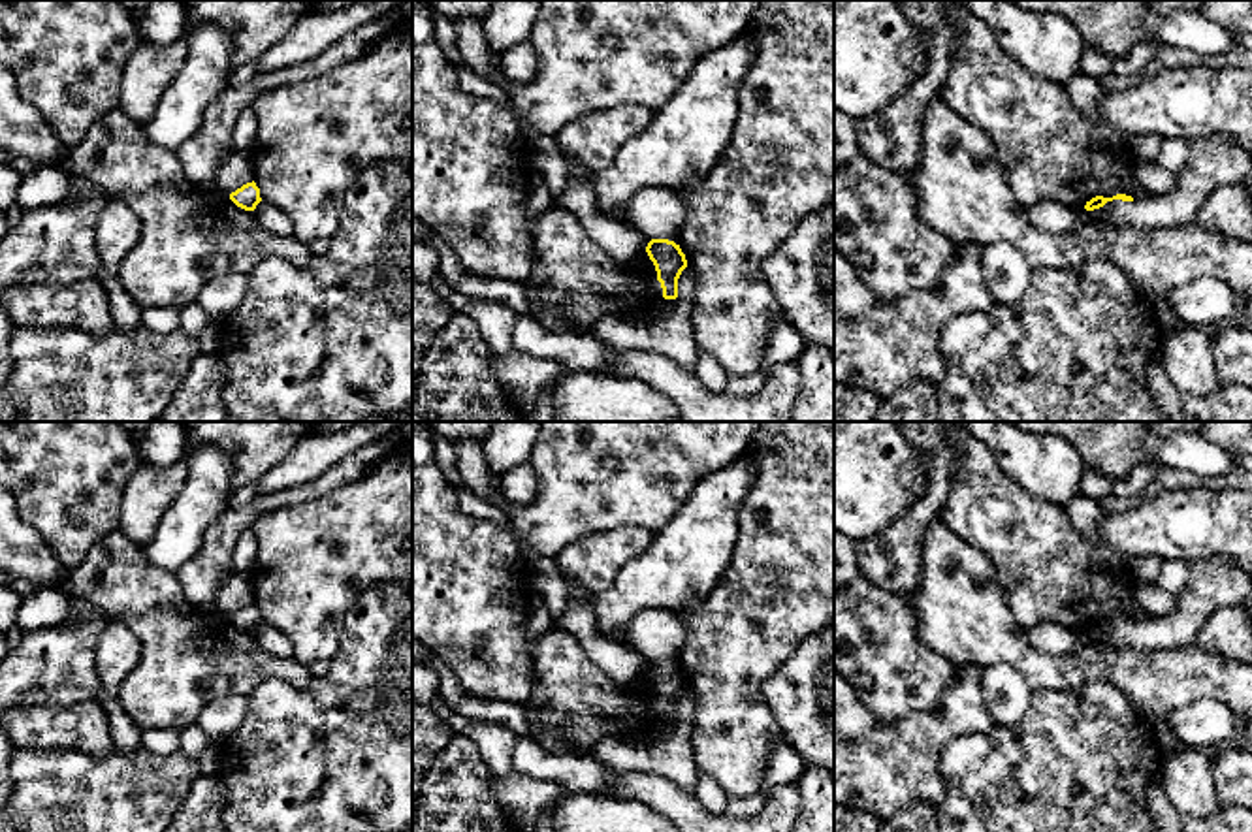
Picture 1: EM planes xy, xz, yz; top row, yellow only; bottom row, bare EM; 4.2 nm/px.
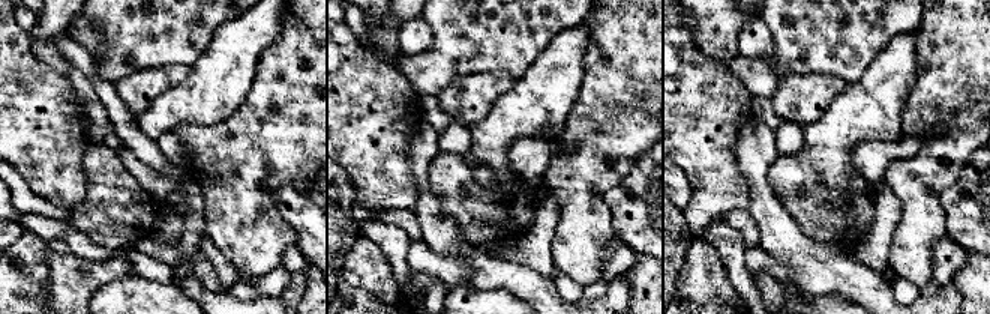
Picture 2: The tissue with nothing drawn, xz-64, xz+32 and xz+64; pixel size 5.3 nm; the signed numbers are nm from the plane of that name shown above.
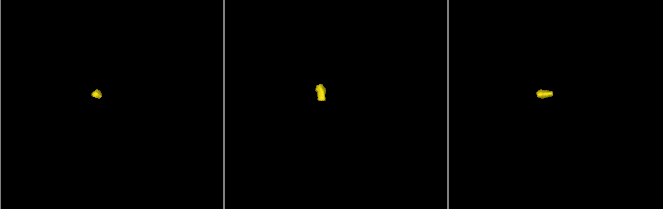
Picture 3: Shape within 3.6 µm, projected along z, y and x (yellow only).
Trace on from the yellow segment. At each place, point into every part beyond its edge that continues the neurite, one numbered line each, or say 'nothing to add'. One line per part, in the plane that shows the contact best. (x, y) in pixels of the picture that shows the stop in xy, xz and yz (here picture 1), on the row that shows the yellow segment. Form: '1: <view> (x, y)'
1: xz (659, 213)
2: xz (663, 307)

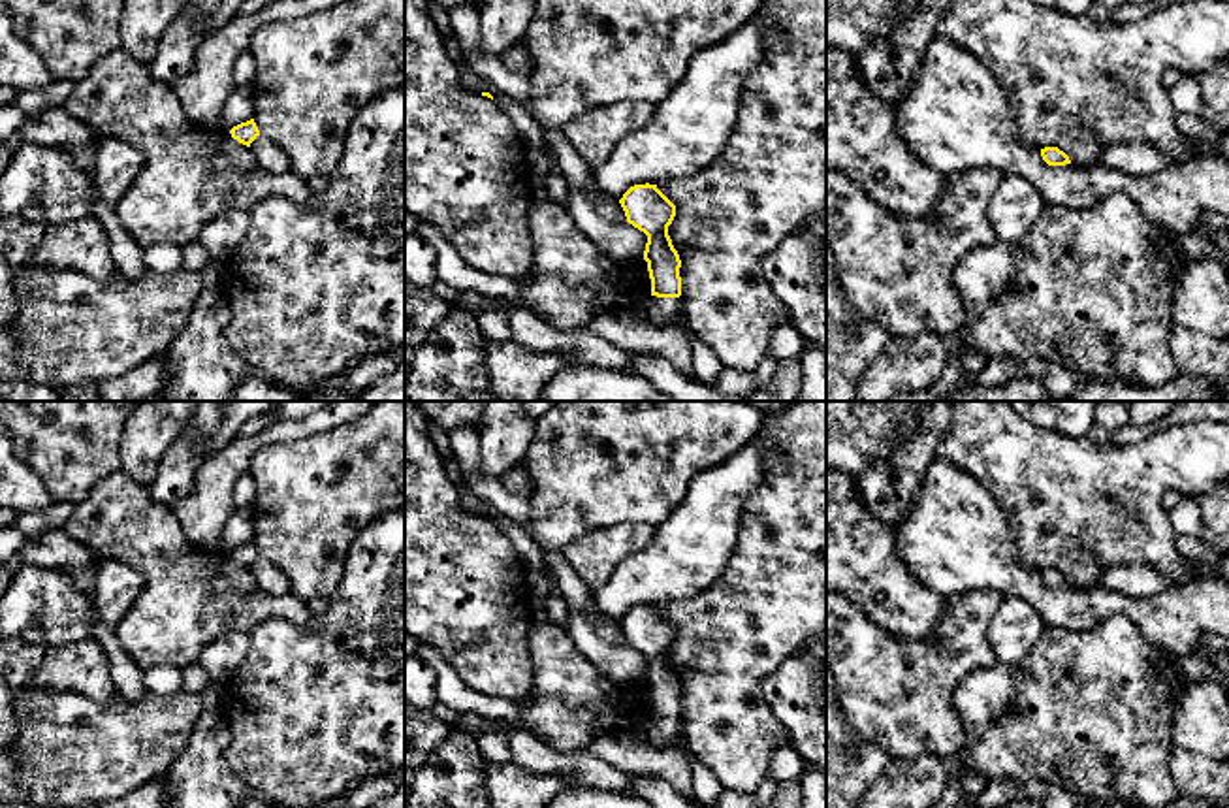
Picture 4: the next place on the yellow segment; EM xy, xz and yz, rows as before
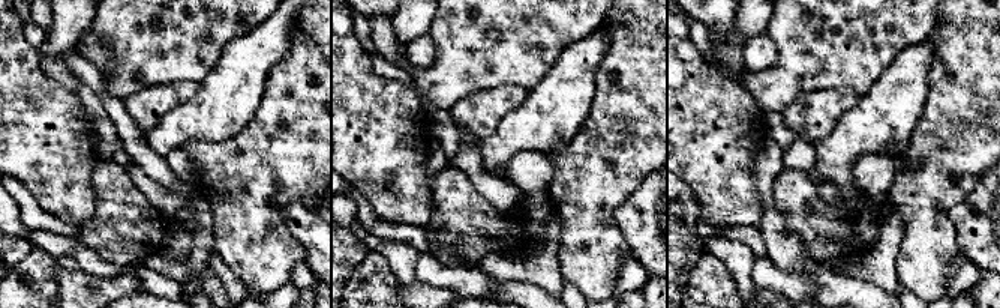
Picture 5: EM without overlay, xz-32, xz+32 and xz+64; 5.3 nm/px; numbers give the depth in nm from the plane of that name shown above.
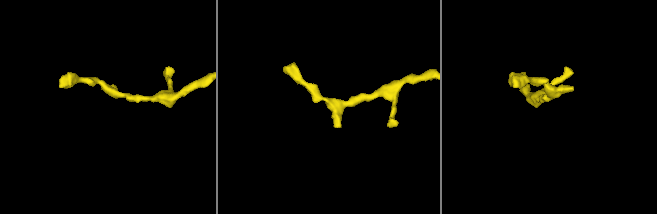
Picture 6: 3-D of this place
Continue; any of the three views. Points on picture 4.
1: xz (661, 309)

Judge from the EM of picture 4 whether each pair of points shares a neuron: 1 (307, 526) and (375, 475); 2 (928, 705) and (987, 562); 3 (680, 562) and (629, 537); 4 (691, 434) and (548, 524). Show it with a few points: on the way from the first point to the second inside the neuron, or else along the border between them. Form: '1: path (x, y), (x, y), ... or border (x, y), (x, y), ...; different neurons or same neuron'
1: path (324, 509), (358, 475); same neuron
2: border (1004, 596), (992, 590), (972, 590), (947, 597); different neurons
3: border (657, 528), (648, 543), (627, 554), (610, 573); different neurons
4: path (655, 434), (640, 434), (584, 488); same neuron

